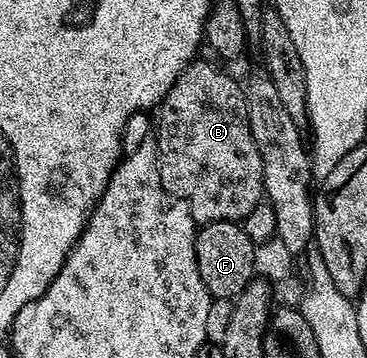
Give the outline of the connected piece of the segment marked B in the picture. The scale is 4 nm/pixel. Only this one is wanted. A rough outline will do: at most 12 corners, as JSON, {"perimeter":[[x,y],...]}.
{"perimeter":[[190,62],[155,110],[194,222],[241,222],[263,160],[242,83]]}

